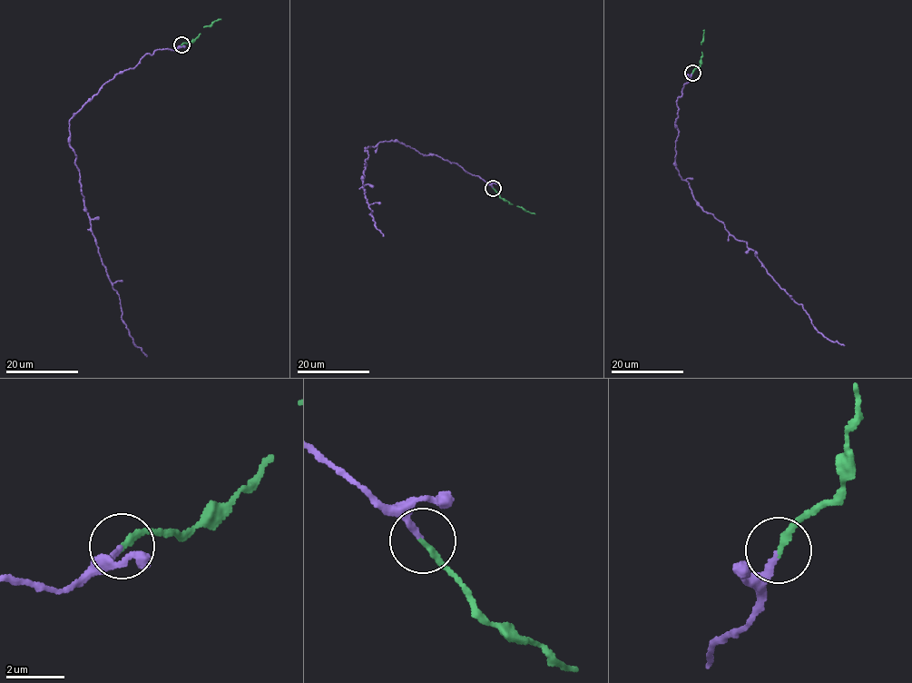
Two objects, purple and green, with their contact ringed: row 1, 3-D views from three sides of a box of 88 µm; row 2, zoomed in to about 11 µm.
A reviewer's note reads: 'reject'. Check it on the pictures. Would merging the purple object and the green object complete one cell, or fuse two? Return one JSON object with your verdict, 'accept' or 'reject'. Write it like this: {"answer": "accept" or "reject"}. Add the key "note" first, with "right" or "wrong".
{"note": "wrong", "answer": "accept"}

